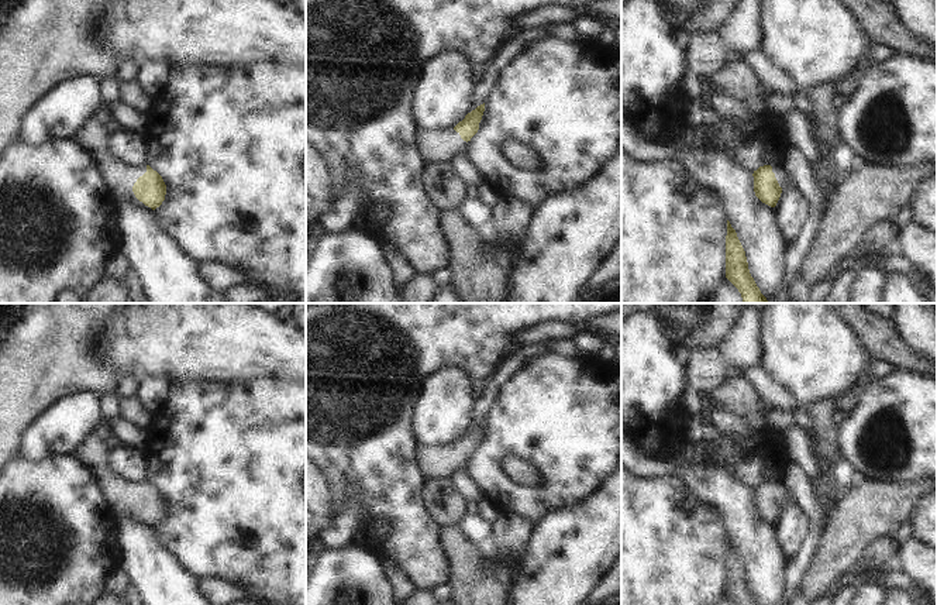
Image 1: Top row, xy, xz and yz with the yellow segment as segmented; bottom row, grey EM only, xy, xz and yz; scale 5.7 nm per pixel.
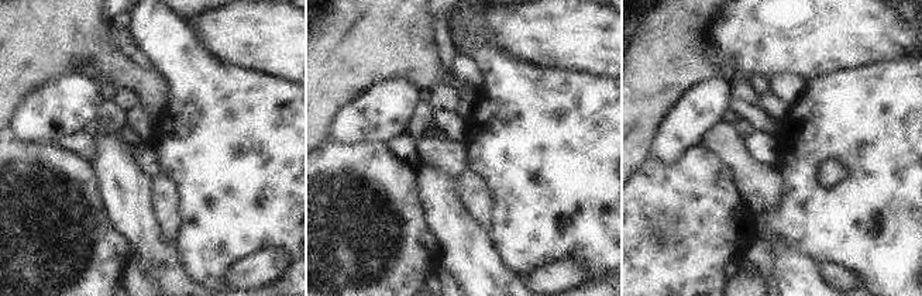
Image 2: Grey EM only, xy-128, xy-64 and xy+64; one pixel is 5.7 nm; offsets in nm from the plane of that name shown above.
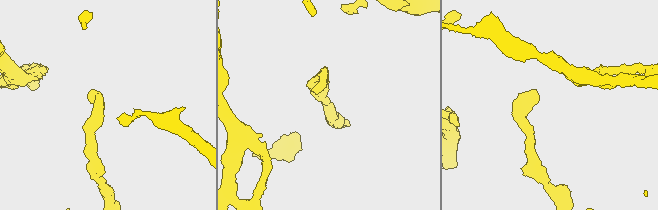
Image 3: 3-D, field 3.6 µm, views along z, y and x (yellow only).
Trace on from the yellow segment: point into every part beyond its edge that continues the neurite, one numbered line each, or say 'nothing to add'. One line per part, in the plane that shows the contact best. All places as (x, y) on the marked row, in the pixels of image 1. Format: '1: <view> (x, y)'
1: xy (92, 136)

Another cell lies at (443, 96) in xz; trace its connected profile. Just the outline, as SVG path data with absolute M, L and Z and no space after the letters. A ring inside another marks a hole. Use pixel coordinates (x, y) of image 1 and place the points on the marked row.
M442 52L426 62L411 102L417 131L454 128L465 118L475 83L472 66L461 52Z

